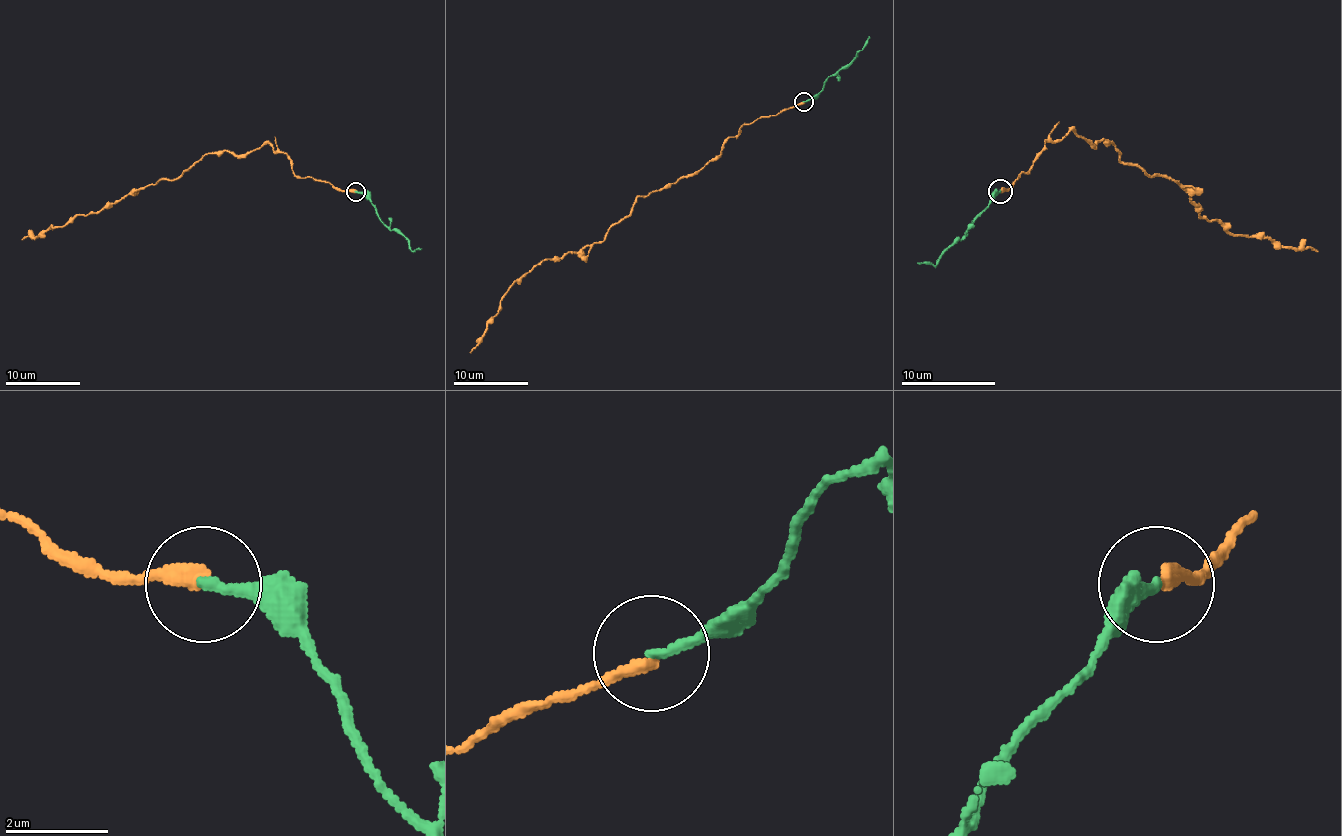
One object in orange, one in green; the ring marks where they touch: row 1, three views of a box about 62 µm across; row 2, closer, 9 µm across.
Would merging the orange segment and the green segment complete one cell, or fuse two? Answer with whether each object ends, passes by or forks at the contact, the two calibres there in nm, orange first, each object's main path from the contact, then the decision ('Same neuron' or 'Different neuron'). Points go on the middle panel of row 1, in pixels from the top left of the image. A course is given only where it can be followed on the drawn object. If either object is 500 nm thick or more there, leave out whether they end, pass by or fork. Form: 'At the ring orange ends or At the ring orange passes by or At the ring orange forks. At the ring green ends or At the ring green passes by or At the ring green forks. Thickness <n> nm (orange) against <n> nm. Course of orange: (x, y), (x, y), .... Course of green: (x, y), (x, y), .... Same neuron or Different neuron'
At the ring orange ends. At the ring green ends. Thickness 300 nm (orange) against 200 nm. Course of orange: (804, 102), (746, 124), (703, 167), (640, 195), (601, 242), (535, 264), (500, 301), (500, 311), (470, 353). Course of green: (804, 102), (815, 96), (824, 81), (845, 66), (869, 36). Same neuron

